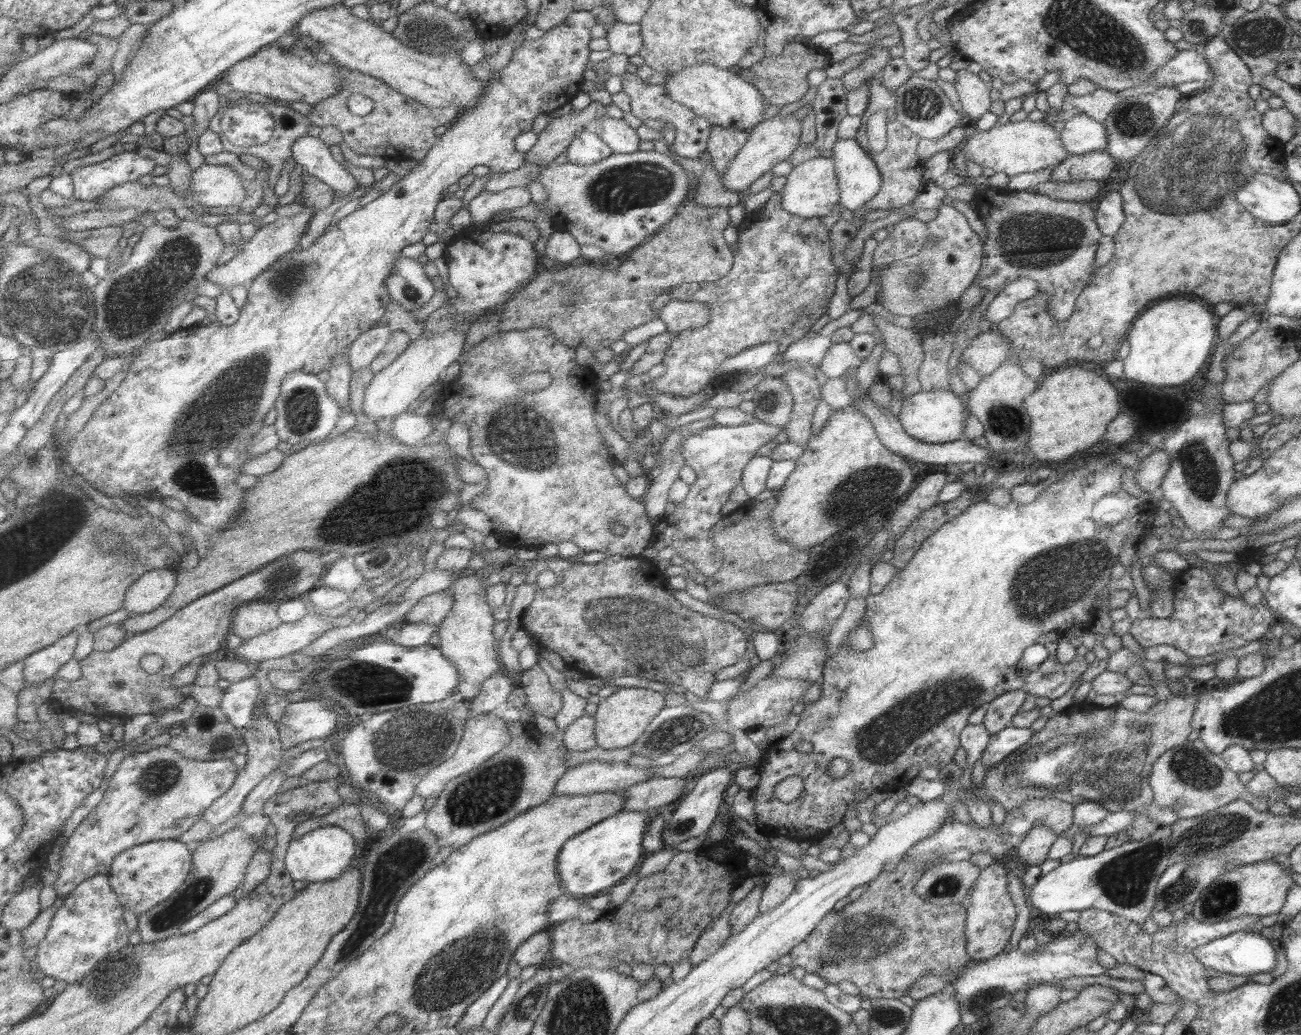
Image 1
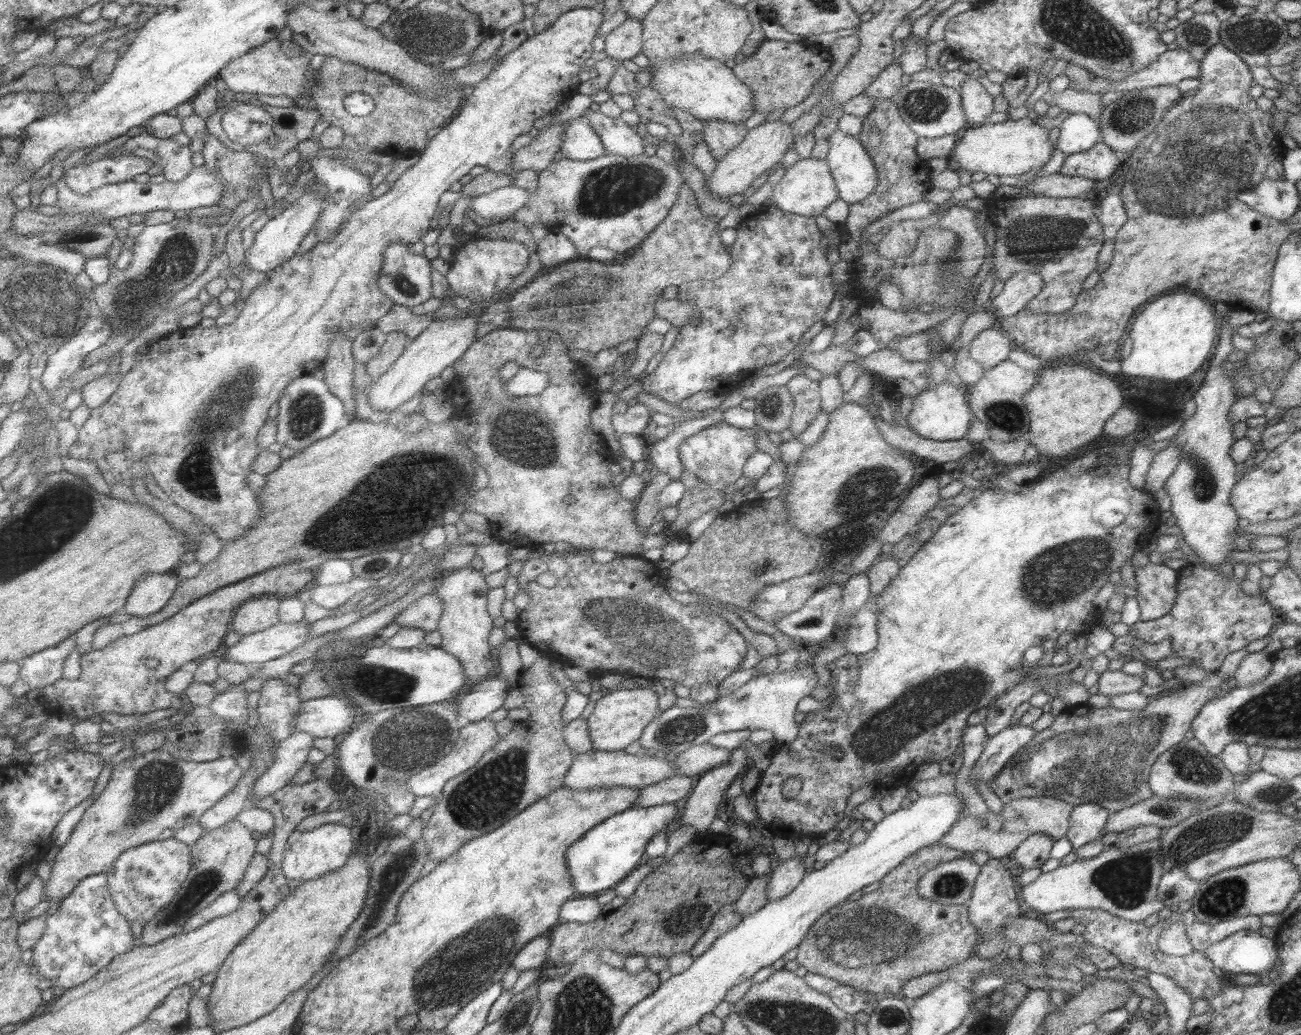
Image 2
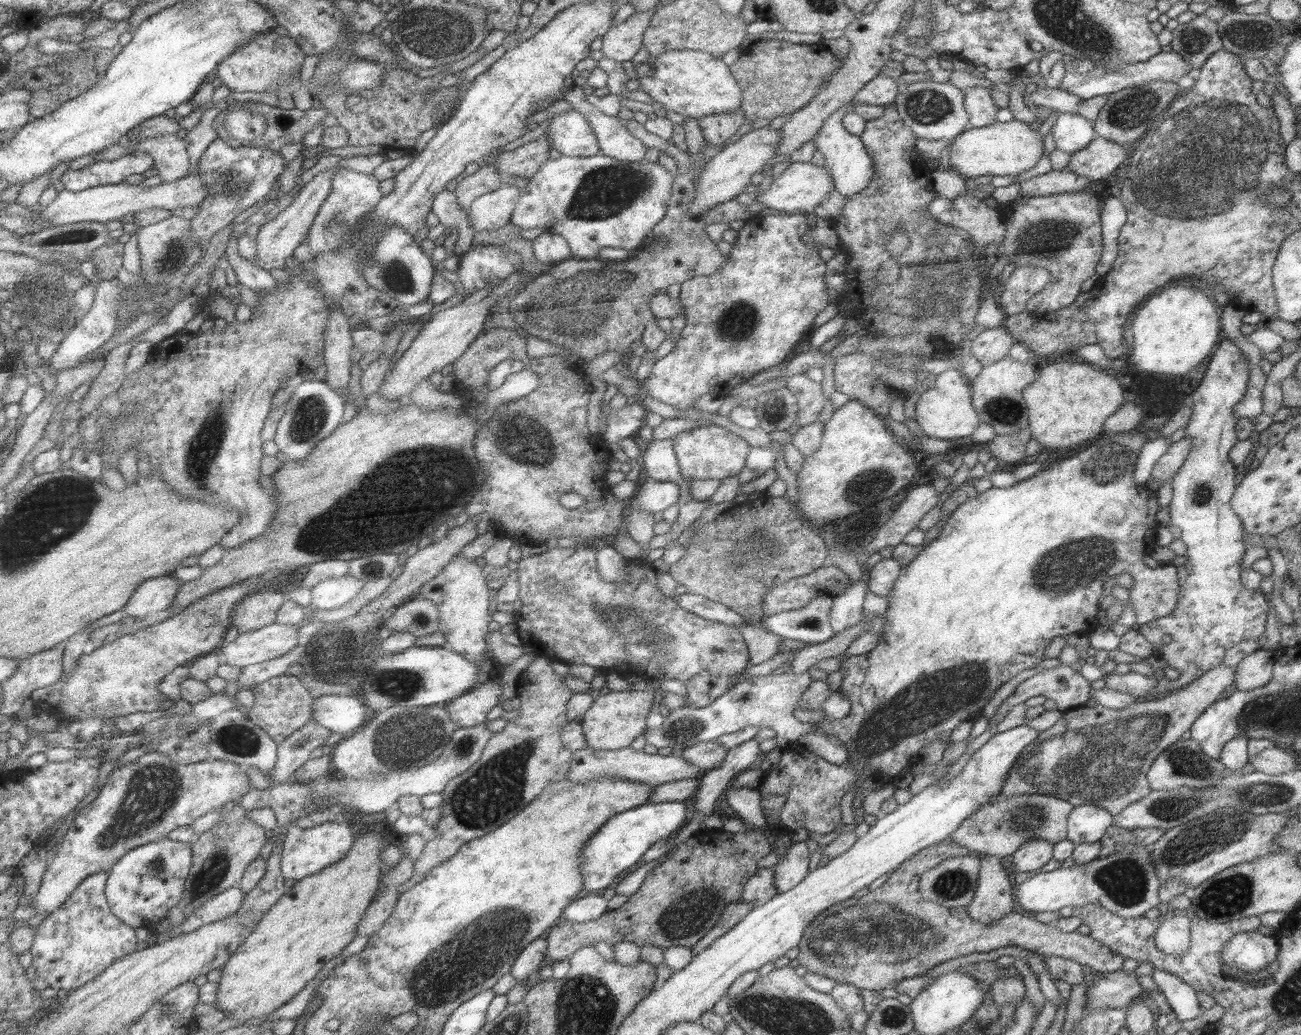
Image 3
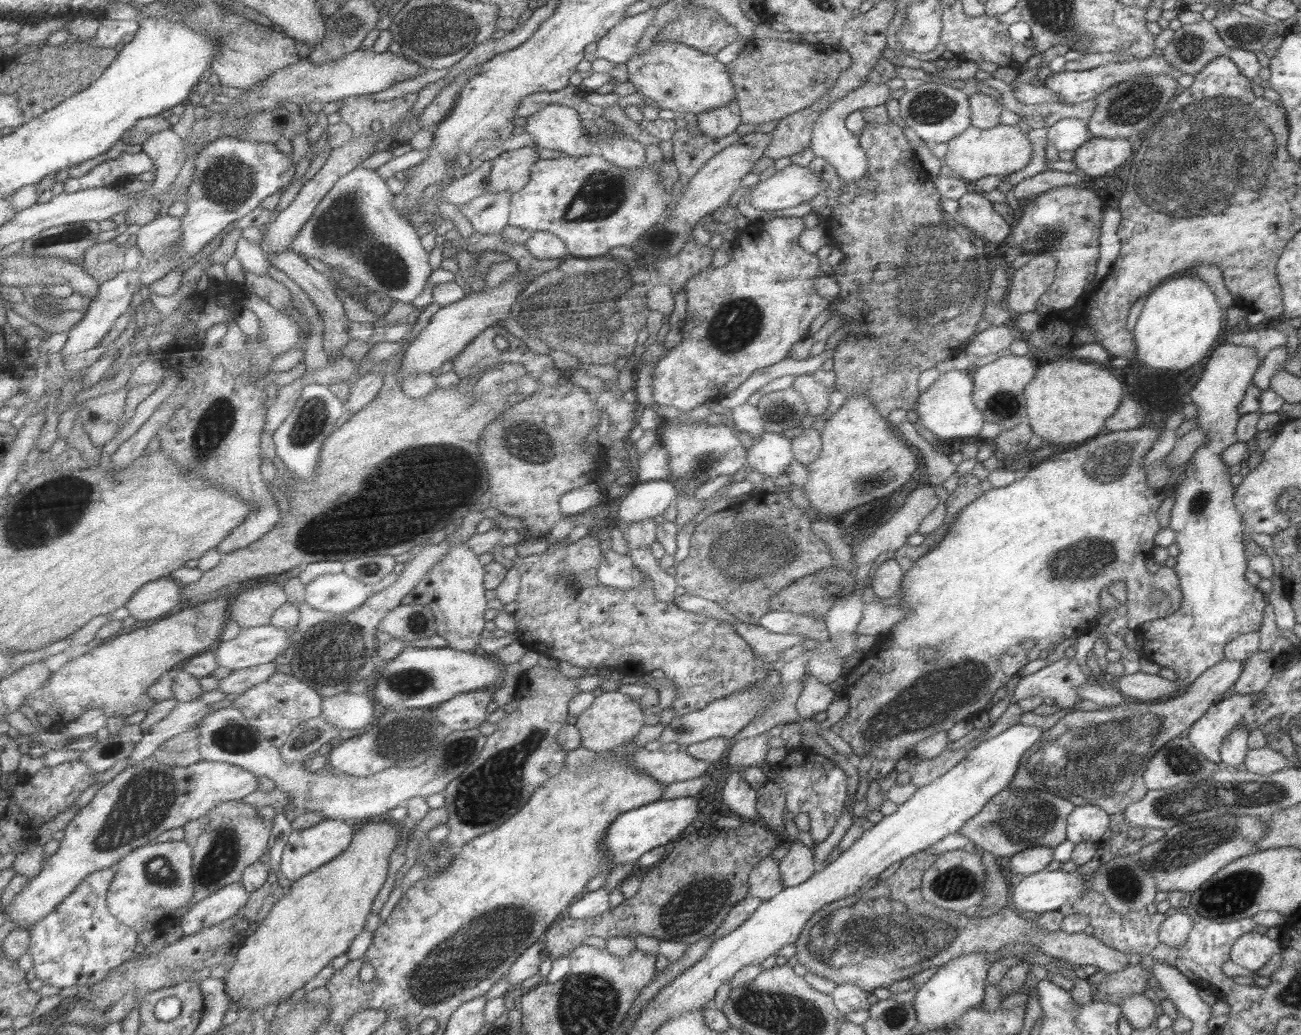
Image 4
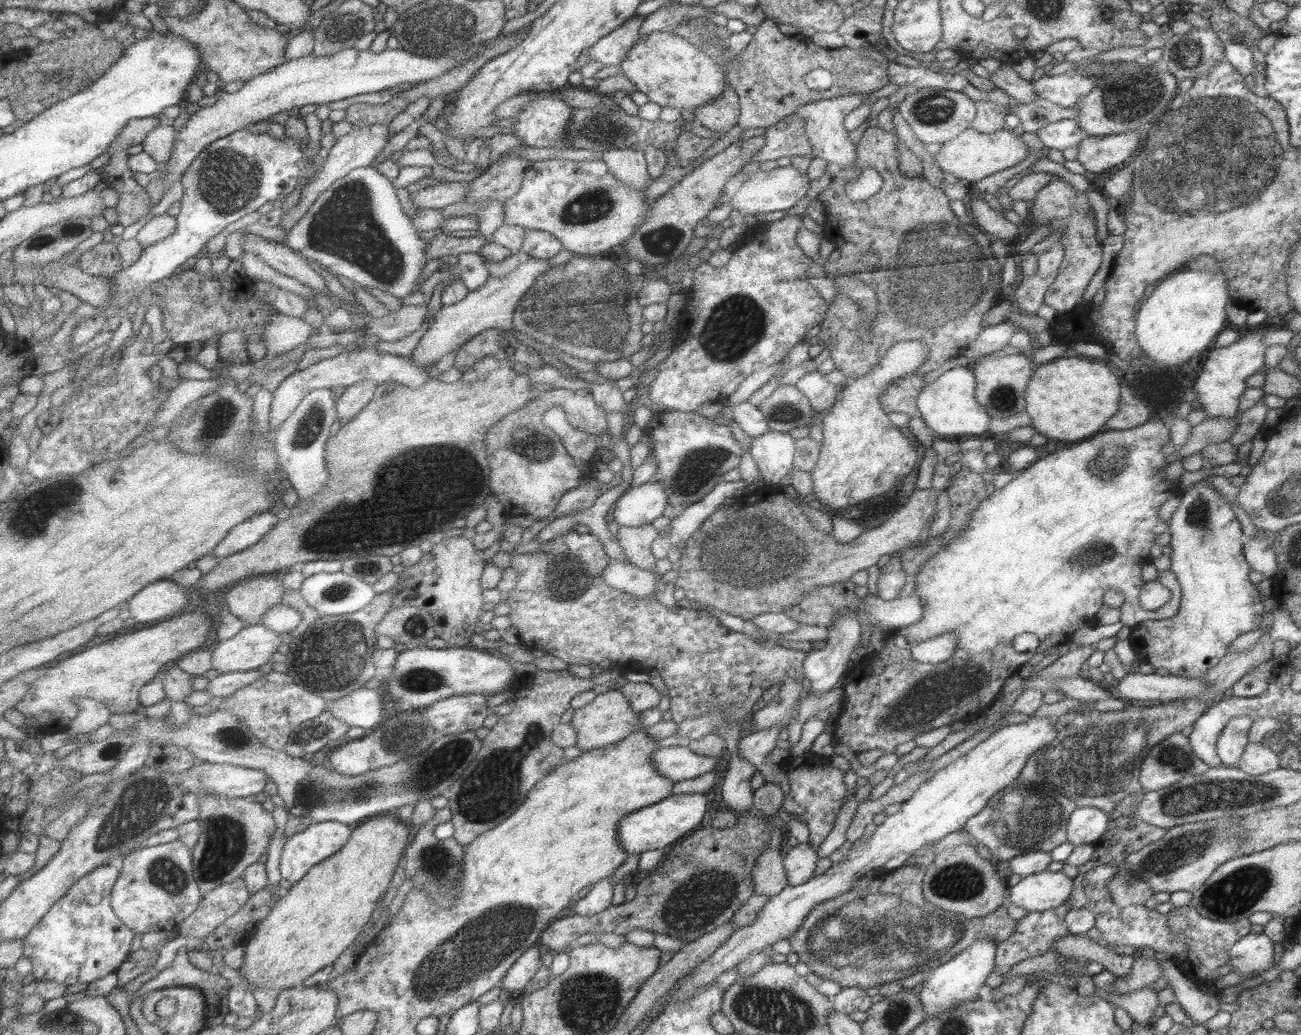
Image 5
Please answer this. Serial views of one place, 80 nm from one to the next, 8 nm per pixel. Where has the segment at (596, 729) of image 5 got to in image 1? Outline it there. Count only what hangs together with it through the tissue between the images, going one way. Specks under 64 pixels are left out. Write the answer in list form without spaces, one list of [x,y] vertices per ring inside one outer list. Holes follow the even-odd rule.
[[[618,688],[608,698],[600,700],[594,713],[596,746],[615,750],[629,746],[649,726],[655,716],[664,708],[664,694],[647,688]]]

